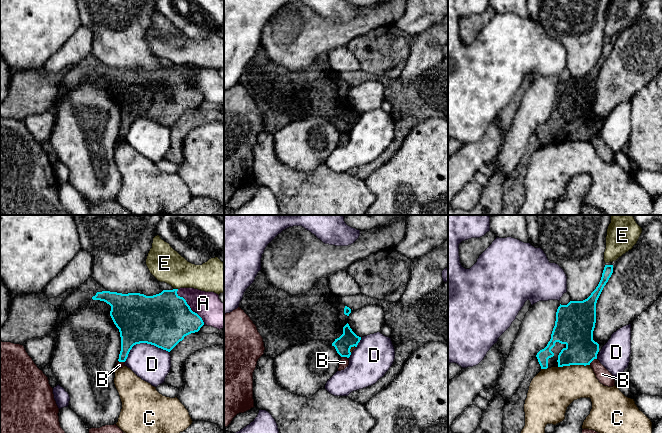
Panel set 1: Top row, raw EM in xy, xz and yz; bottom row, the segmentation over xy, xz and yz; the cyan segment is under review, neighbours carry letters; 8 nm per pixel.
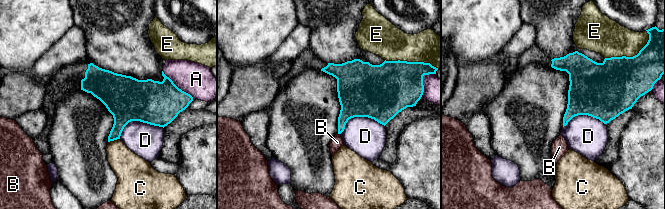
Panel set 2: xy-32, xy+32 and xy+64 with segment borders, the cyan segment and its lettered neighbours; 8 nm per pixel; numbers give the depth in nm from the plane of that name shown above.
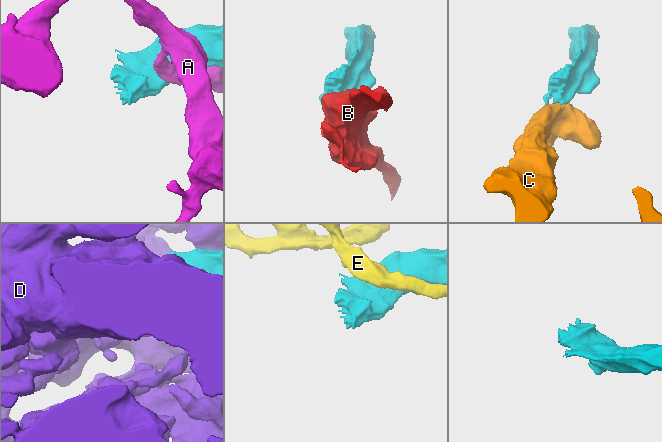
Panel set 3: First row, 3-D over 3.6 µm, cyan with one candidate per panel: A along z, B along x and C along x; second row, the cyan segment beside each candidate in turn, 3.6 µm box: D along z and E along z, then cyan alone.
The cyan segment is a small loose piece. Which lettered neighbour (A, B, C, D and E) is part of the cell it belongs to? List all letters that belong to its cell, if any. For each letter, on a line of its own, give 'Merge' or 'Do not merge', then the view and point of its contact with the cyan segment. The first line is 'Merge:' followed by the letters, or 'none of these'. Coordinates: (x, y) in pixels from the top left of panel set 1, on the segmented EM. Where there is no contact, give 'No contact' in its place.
Merge: none of these
A: Do not merge. Touches cyan at xy (189, 306)
B: Do not merge. Touches cyan at yz (592, 360)
C: Do not merge. Touches cyan at yz (573, 364)
D: Do not merge. Touches cyan at xy (143, 342)
E: Do not merge. Touches cyan at xy (176, 289)

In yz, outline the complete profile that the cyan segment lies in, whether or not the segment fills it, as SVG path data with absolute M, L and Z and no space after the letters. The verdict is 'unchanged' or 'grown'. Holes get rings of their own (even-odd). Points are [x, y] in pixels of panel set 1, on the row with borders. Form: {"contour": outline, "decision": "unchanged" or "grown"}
{"contour": "M605 265L598 286L587 299L560 304L551 339L536 355L541 369L586 366L597 359L599 344L593 340L596 303L612 273L613 265Z", "decision": "grown"}

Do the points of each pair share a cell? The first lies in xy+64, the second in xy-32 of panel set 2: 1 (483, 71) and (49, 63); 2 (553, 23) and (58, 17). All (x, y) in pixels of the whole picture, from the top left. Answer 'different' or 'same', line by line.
1: different
2: different

